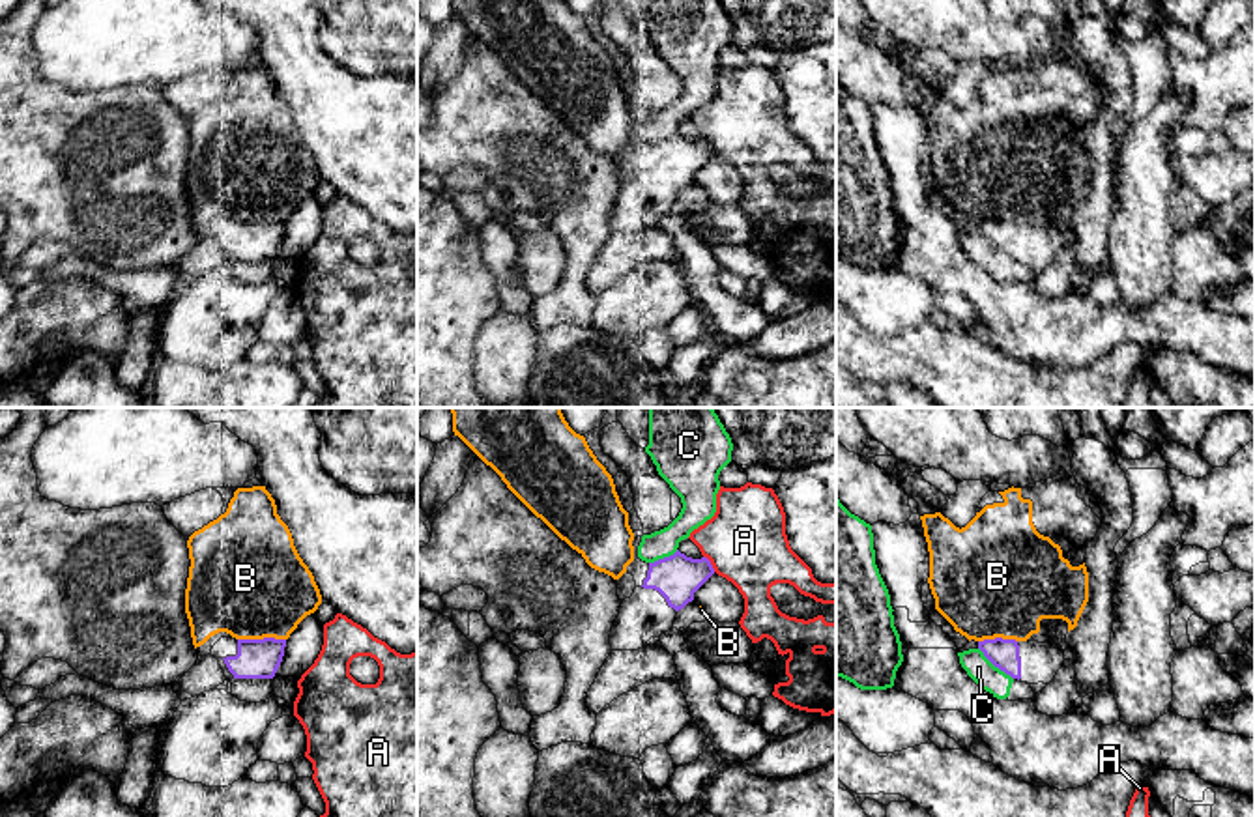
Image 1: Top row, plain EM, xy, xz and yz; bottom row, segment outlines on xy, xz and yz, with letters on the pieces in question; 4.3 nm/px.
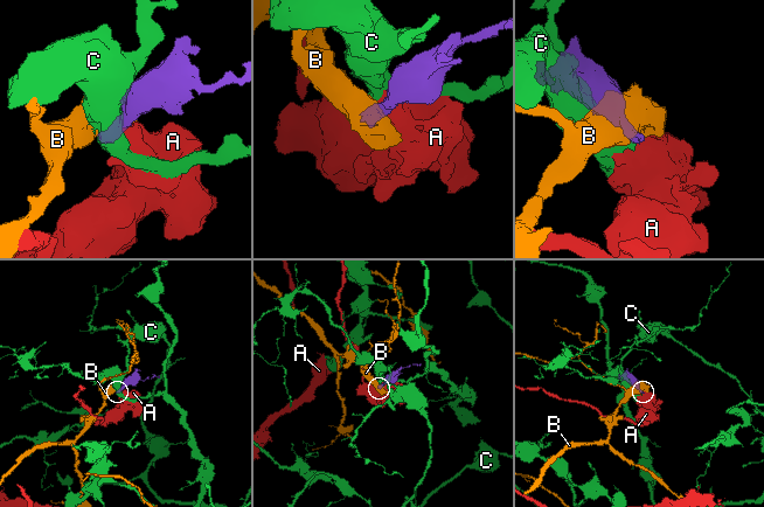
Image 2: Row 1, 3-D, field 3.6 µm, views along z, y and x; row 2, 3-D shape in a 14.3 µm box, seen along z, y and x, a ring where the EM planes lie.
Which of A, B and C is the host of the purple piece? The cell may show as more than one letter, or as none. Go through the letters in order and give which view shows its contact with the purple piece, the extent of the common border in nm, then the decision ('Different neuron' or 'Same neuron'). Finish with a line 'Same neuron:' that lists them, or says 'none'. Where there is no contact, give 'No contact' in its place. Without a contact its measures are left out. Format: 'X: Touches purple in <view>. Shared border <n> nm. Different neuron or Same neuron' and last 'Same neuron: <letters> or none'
A: Touches purple in xz. Shared border 90 nm. Different neuron
B: Touches purple in xy. Shared border 200 nm. Different neuron
C: Touches purple in yz. Shared border 200 nm. Different neuron
Same neuron: none

